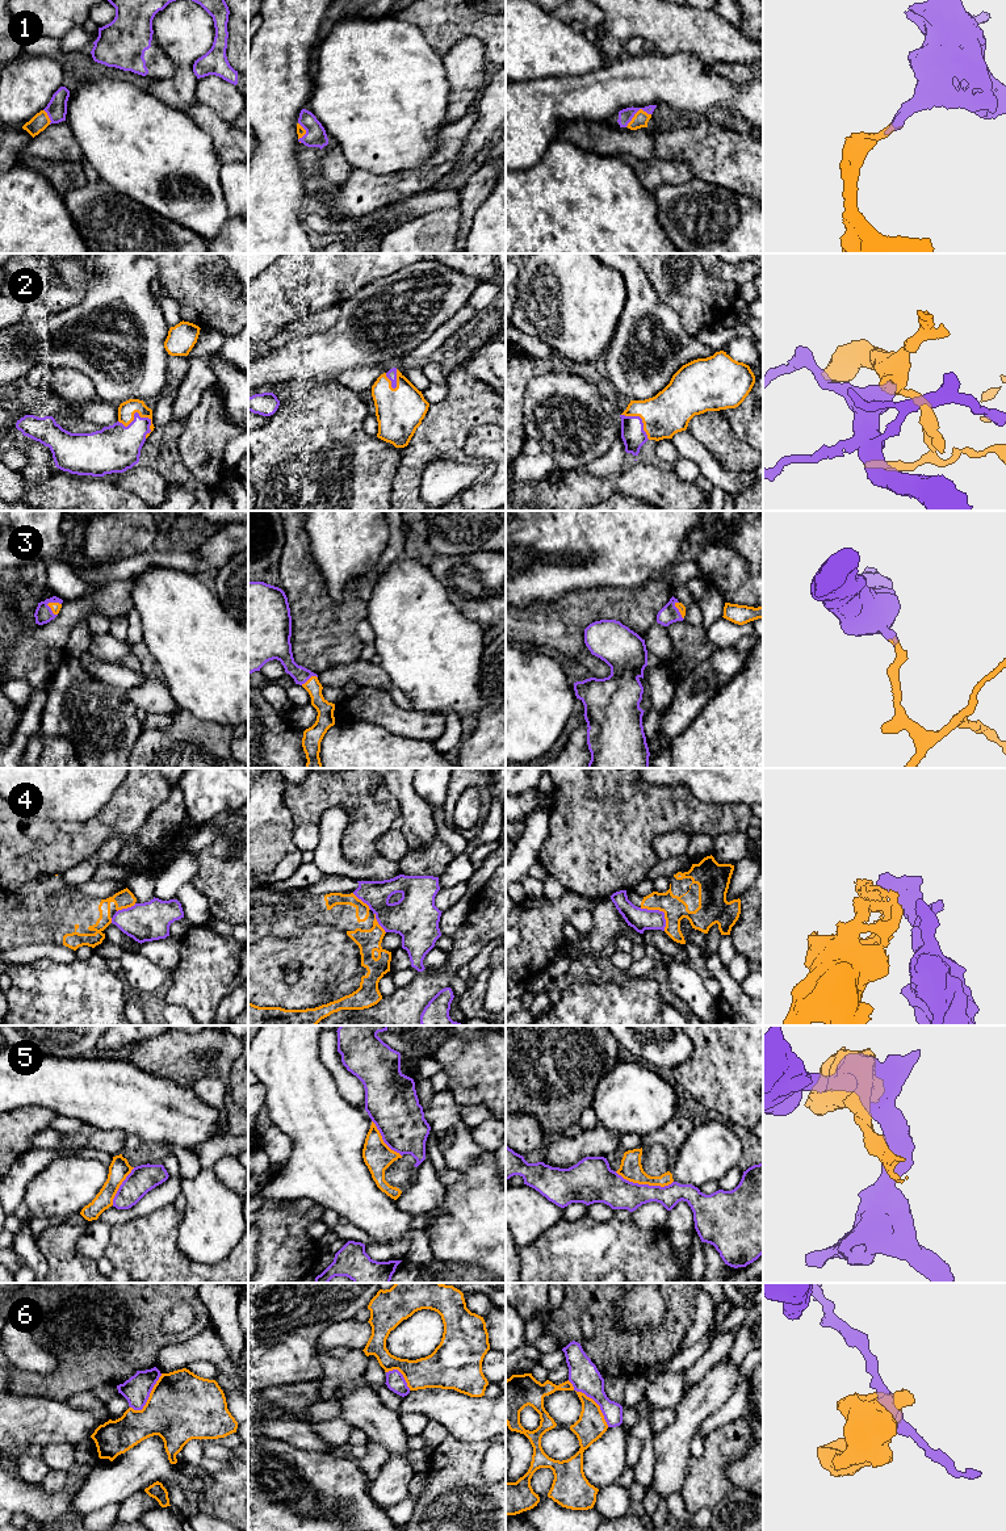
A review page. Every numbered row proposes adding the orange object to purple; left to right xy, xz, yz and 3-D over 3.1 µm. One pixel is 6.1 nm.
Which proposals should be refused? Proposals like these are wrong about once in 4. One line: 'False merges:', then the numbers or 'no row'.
False merges: 4, 5, 6

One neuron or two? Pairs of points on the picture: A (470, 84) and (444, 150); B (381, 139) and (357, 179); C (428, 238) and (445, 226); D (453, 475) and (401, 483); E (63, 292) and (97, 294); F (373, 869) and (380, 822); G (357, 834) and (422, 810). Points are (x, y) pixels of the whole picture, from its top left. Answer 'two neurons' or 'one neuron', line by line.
A: two neurons
B: two neurons
C: one neuron
D: two neurons
E: two neurons
F: two neurons
G: two neurons

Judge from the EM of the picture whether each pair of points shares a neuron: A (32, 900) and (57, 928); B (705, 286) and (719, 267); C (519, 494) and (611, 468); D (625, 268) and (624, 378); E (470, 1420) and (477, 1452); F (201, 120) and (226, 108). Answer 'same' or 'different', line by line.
A: same
B: different
C: different
D: same
E: different
F: different

